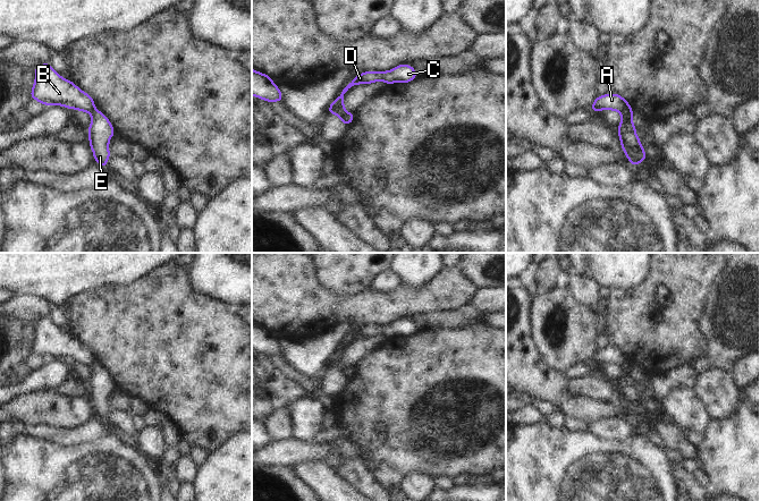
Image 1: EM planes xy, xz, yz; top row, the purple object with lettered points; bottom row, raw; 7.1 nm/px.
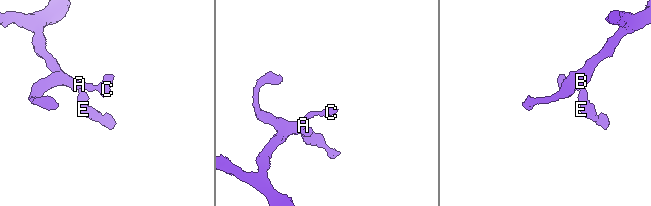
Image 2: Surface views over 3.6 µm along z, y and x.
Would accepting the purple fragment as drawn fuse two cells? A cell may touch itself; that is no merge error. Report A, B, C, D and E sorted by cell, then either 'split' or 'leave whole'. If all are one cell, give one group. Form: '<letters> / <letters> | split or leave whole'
A B C D / E | split

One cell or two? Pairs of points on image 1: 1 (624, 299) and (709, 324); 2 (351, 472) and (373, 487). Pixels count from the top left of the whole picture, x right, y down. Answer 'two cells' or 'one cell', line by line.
1: two cells
2: one cell

